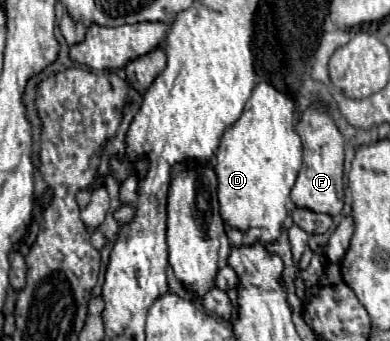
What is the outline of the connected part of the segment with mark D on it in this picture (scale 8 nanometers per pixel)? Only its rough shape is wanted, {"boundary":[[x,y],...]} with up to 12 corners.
{"boundary":[[261,81],[215,157],[223,223],[275,243],[301,169],[293,101]]}

